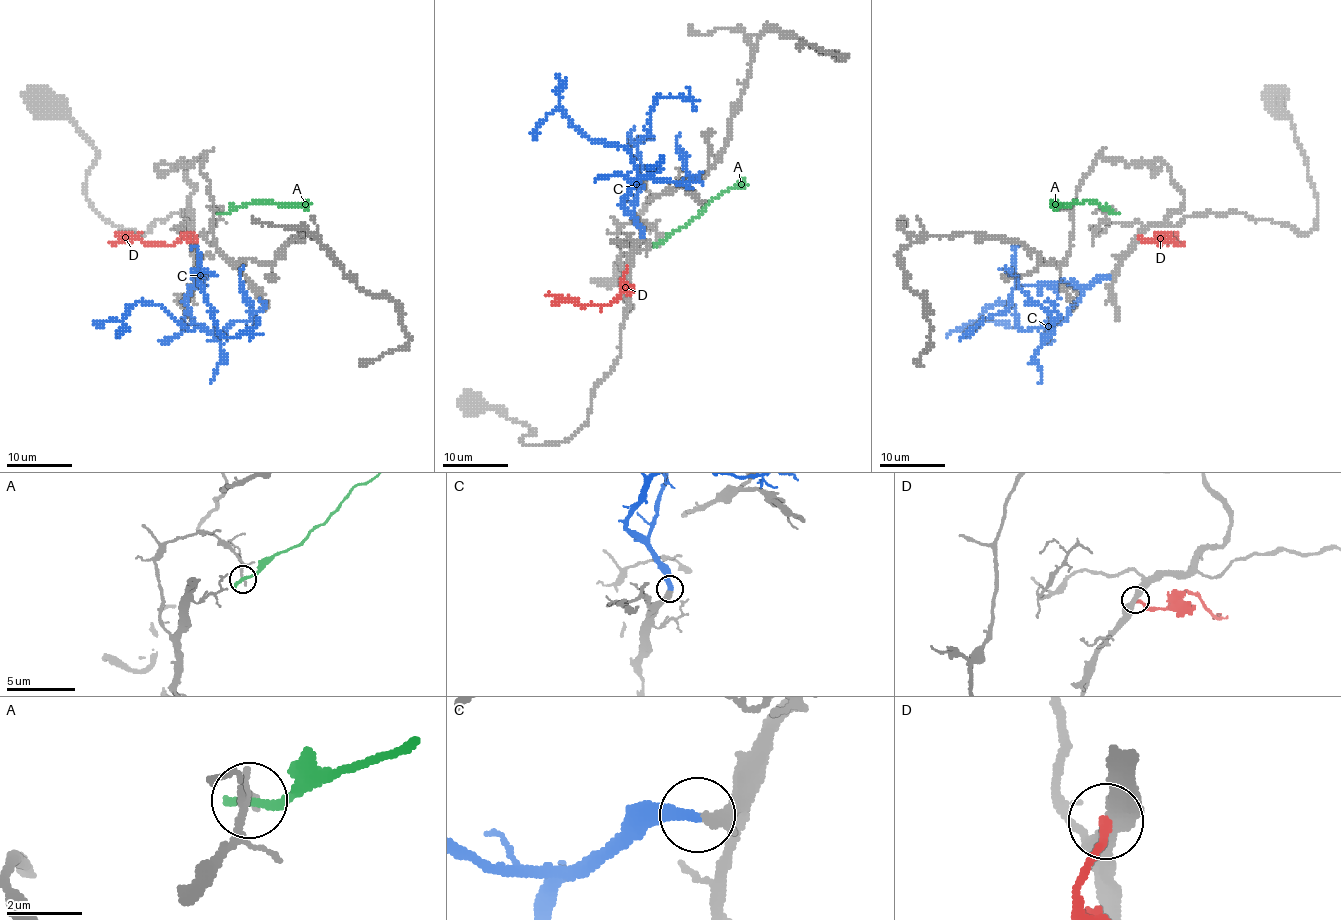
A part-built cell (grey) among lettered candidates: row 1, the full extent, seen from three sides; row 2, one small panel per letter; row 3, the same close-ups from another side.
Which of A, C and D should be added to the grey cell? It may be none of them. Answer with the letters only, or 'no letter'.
C

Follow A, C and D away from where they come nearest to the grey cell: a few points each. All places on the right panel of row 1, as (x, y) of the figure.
A: (1115, 212), (1097, 202), (1085, 201), (1064, 206), (1056, 202)
C: (1108, 276), (1098, 276), (1050, 326), (1019, 328), (1011, 303), (998, 302), (980, 316), (980, 321), (1011, 326)
D: (1139, 237), (1155, 240), (1167, 233), (1178, 245), (1173, 238), (1167, 243)

